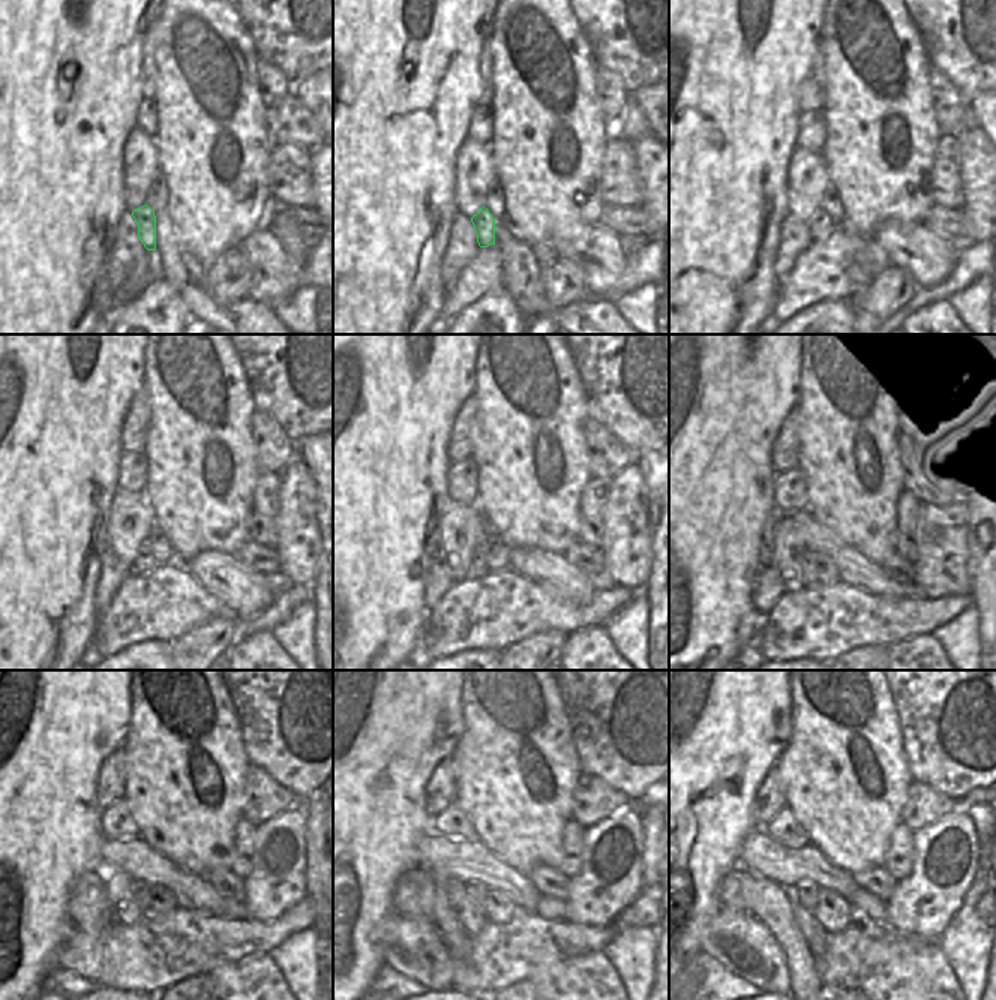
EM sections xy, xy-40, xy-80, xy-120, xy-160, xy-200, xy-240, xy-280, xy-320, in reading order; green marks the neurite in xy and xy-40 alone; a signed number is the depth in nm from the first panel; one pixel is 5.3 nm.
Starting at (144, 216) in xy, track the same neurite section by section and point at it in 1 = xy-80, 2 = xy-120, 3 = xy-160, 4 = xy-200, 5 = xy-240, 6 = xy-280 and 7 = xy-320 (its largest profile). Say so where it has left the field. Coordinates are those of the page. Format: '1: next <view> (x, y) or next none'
1: next xy-80 (819, 225)
2: next xy-120 (144, 562)
3: next xy-160 (477, 567)
4: next xy-200 (812, 568)
5: next xy-240 (140, 889)
6: next xy-280 (476, 891)
7: next xy-320 (806, 891)

